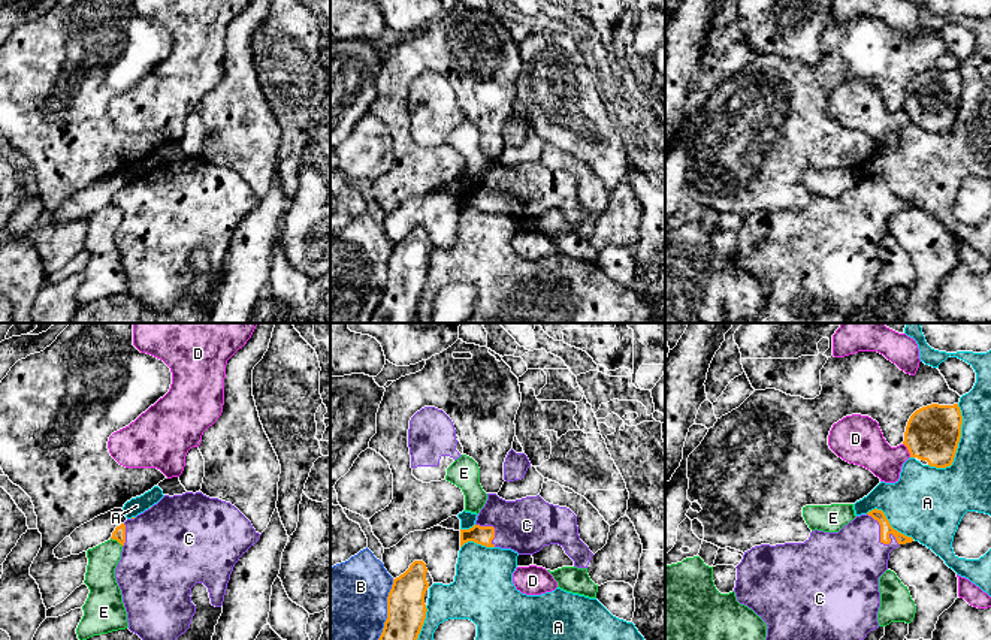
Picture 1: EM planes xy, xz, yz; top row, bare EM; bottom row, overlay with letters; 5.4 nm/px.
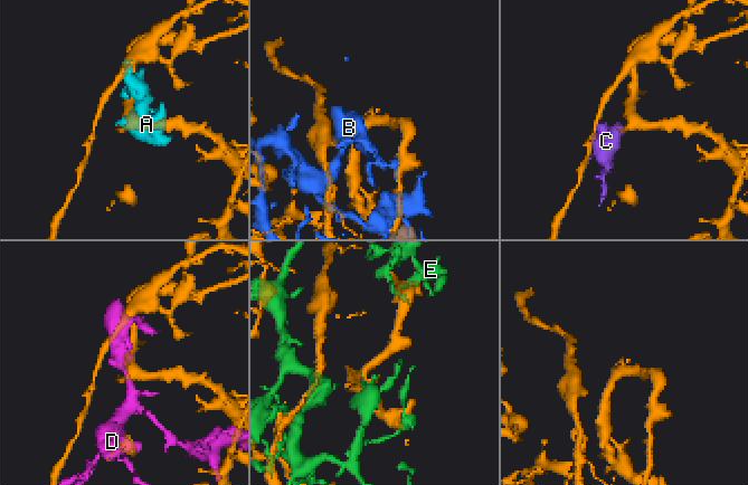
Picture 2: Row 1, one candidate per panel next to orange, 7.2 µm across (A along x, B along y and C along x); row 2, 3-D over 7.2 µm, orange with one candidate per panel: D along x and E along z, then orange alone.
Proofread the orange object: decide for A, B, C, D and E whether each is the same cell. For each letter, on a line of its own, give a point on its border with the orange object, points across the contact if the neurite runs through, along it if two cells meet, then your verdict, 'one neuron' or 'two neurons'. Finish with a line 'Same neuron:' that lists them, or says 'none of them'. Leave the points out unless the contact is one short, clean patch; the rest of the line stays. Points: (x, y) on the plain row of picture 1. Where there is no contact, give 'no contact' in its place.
A: meets orange in yz at (957, 109); two neurons
B: meets orange in xz at (387, 283); two neurons
C: meets orange in yz at (881, 205); one neuron
D: meets orange in yz at (908, 114); two neurons
E: meets orange in xy at (117, 205); two neurons
Same neuron: C

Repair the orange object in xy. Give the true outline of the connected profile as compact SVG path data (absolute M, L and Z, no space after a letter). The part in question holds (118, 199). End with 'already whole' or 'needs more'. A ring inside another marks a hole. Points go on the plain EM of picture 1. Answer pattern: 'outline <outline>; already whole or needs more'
outline M202 157L164 160L143 178L117 191L111 203L123 211L123 217L115 244L127 277L129 295L145 310L170 311L190 293L196 278L191 253L203 248L211 269L221 272L235 229L260 200L235 170Z; needs more

